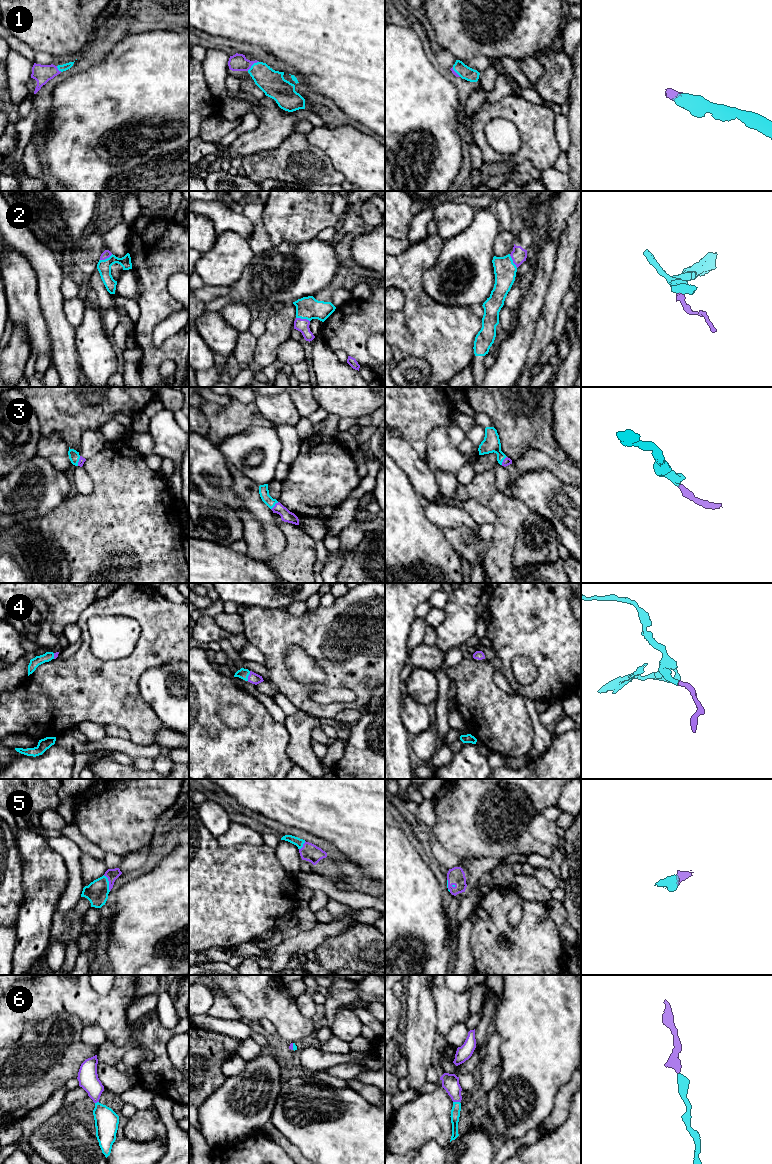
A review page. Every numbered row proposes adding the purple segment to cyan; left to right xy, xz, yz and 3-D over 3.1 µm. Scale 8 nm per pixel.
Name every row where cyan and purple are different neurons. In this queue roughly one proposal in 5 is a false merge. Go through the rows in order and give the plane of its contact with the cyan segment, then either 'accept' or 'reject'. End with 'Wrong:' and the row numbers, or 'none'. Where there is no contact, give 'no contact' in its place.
1: xz | accept
2: xz | accept
3: xz | accept
4: xz | accept
5: xy | accept
6: yz | accept
Wrong: none

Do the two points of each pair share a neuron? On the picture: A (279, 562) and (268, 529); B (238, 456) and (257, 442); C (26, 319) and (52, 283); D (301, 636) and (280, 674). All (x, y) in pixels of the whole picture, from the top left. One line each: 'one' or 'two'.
A: two
B: one
C: two
D: one

